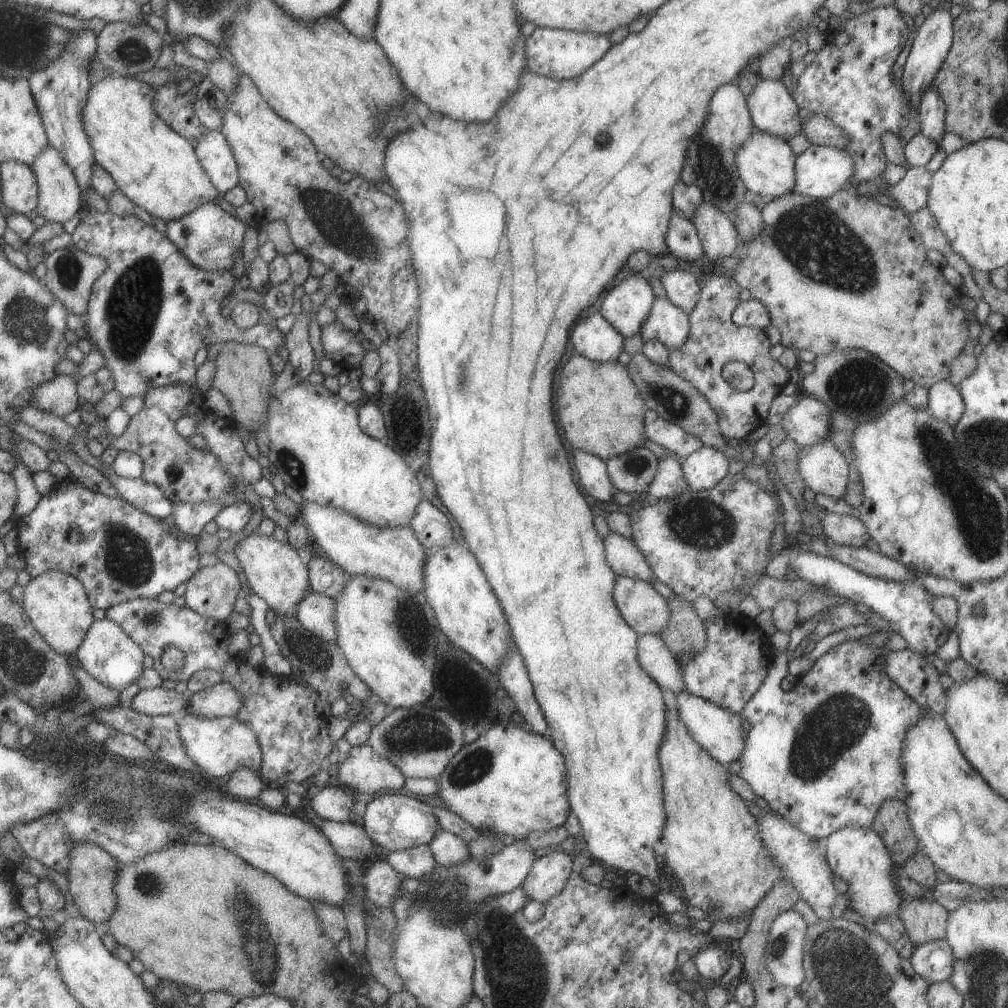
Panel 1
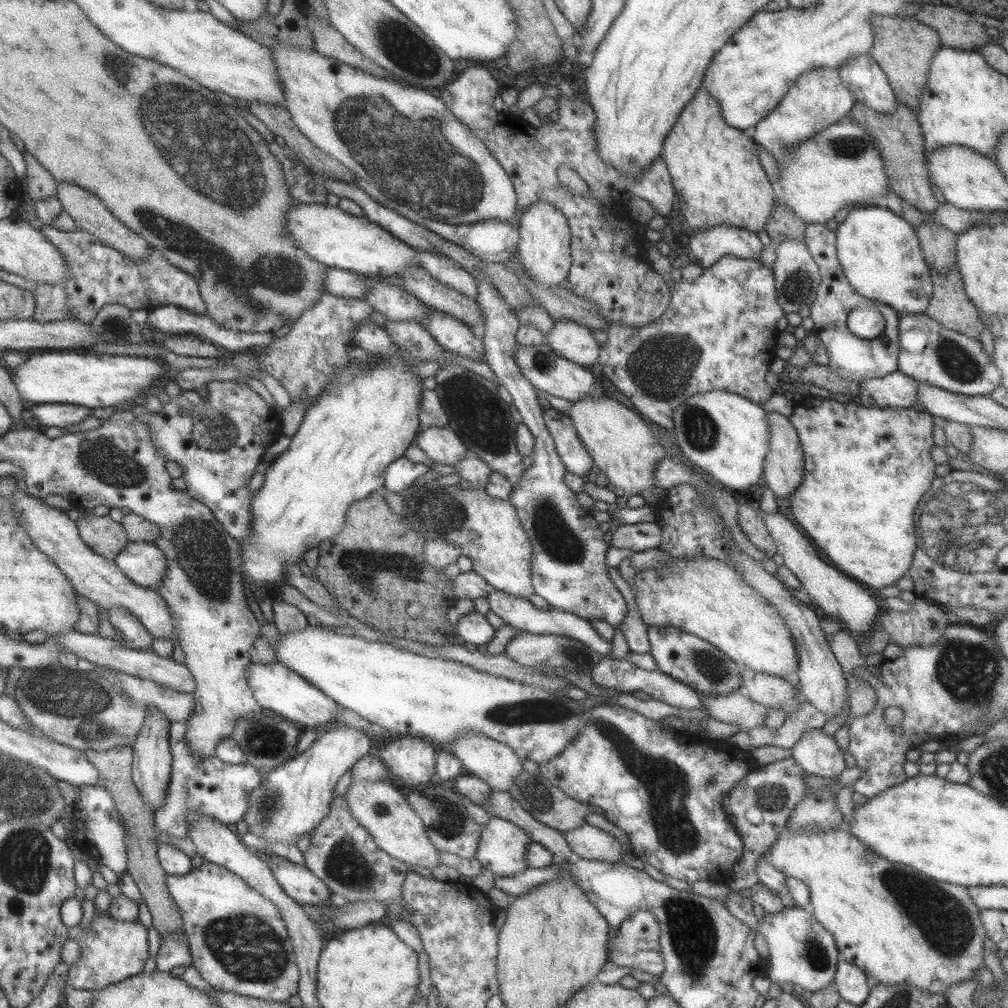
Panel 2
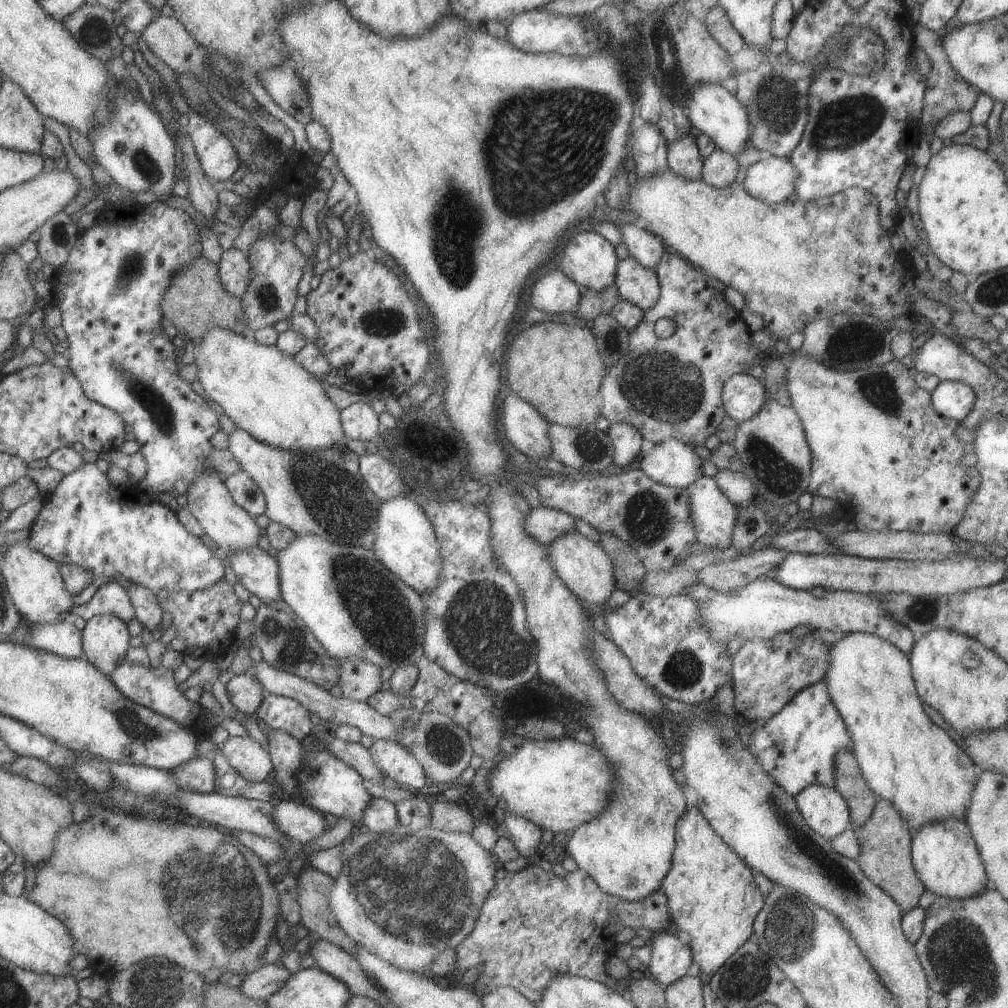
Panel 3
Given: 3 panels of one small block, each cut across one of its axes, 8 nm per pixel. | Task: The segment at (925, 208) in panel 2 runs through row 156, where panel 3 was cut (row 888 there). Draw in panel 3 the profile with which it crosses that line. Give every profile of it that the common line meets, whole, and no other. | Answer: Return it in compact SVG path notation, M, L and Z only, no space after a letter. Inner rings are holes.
M876 796L871 816L863 826L853 832L860 846L860 855L856 863L864 872L864 876L882 888L899 905L903 914L917 907L918 898L925 887L912 868L910 828L893 805L888 800Z

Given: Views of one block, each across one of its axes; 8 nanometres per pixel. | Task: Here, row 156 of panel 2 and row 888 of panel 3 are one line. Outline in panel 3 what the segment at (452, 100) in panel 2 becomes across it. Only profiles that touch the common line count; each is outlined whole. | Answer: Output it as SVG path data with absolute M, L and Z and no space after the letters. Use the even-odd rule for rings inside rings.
M535 862L525 865L517 872L506 871L502 867L495 871L495 886L483 901L483 906L479 909L479 916L477 916L477 920L475 921L475 928L473 928L472 932L453 949L456 952L457 973L463 974L463 972L469 968L483 966L482 973L476 978L472 985L472 988L479 996L483 993L491 992L497 987L513 987L517 992L520 992L525 996L526 999L529 999L534 1003L541 1000L541 997L544 995L544 990L548 987L552 978L563 975L593 979L594 981L605 984L605 986L615 990L616 980L605 973L605 962L607 962L610 957L615 956L615 945L619 944L615 941L615 934L622 928L631 927L632 929L637 929L641 928L641 926L643 928L648 928L653 934L673 930L668 906L666 905L666 896L662 893L661 888L650 892L646 897L640 898L639 900L624 901L618 896L607 894L604 890L601 890L601 888L595 884L595 881L591 876L583 869L577 868L573 872L568 872L564 877L558 877L552 871L543 871Z

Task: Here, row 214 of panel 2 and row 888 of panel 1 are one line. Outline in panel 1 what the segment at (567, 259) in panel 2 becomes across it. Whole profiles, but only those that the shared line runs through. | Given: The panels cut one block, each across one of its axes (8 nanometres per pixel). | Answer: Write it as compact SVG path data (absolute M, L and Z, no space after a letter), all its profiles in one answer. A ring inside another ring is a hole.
M557 849L533 861L520 887L528 901L536 900L543 904L561 892L571 871L572 858Z

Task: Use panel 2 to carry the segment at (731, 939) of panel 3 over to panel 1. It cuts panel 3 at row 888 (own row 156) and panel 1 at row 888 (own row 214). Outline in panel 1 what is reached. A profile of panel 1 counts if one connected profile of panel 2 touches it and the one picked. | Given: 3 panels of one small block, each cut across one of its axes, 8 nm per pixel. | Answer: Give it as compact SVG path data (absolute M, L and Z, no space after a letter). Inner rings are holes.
M675 709L666 710L664 721L665 732L657 751L662 772L662 807L665 815L659 838L665 849L663 860L680 880L689 905L717 914L723 921L730 921L743 912L753 910L782 874L764 847L756 819L747 811L745 801L732 789L727 768L711 758L693 740L678 719Z

